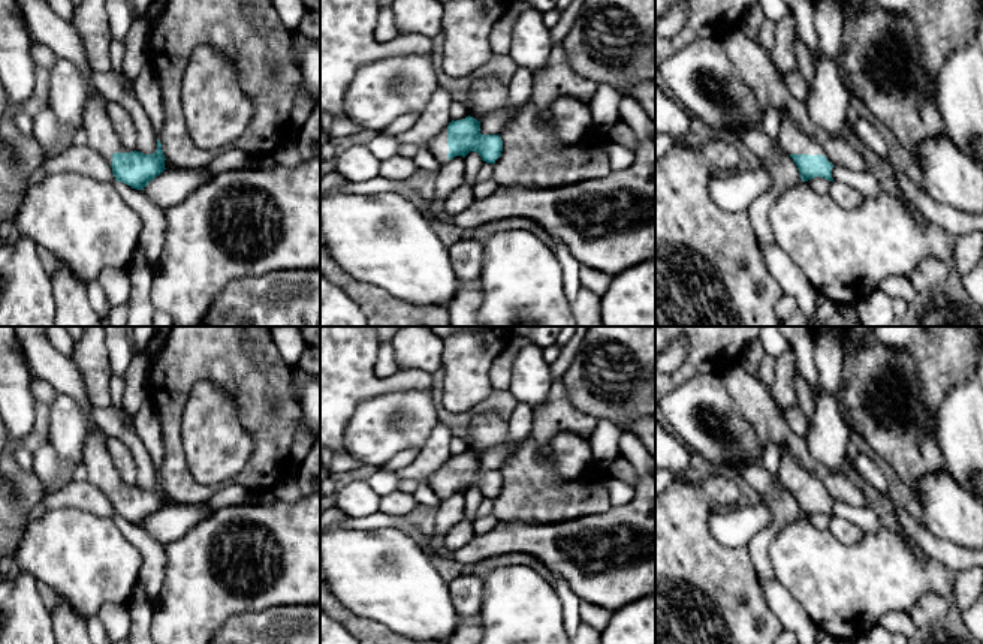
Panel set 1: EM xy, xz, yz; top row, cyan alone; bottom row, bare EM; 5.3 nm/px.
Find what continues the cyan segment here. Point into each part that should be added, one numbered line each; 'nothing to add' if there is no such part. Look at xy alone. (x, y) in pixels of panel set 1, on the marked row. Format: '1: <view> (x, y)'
1: xy (45, 26)

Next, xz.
1: xz (437, 146)

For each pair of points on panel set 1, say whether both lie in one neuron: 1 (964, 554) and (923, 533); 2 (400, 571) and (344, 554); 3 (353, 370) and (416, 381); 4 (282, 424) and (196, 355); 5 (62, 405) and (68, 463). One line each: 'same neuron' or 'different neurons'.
1: same neuron
2: same neuron
3: same neuron
4: same neuron
5: same neuron

